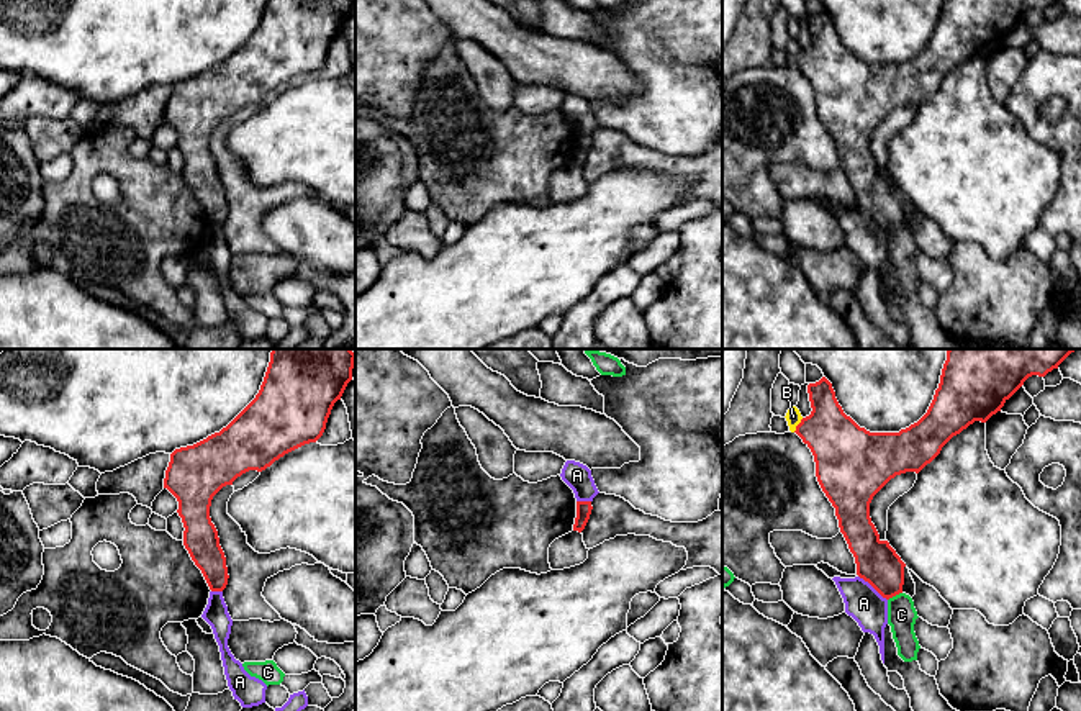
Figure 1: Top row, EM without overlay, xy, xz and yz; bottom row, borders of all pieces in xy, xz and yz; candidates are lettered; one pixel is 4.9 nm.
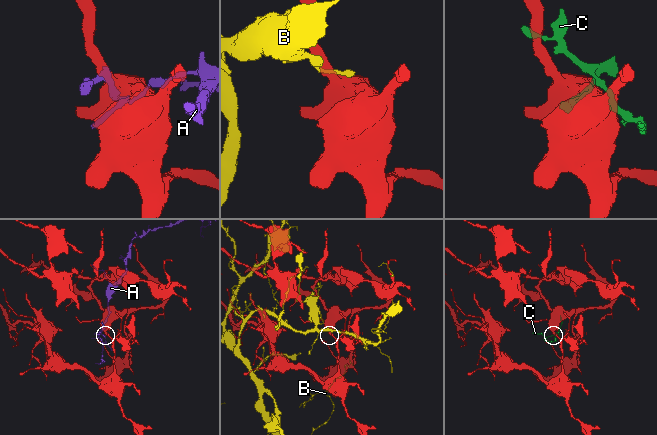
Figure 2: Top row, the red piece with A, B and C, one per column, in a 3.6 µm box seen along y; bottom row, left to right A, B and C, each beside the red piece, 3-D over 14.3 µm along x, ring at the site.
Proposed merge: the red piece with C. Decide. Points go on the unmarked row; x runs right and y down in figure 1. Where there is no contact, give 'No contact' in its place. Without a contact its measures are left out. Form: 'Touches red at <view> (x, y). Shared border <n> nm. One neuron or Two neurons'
Touches red at yz (895, 228). Shared border 80 nm. Two neurons

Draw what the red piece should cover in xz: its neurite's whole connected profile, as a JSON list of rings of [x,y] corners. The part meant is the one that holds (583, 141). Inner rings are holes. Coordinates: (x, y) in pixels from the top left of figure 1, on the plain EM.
[[[577,134],[577,151],[573,157],[573,164],[581,165],[590,152],[591,147],[591,134]]]

